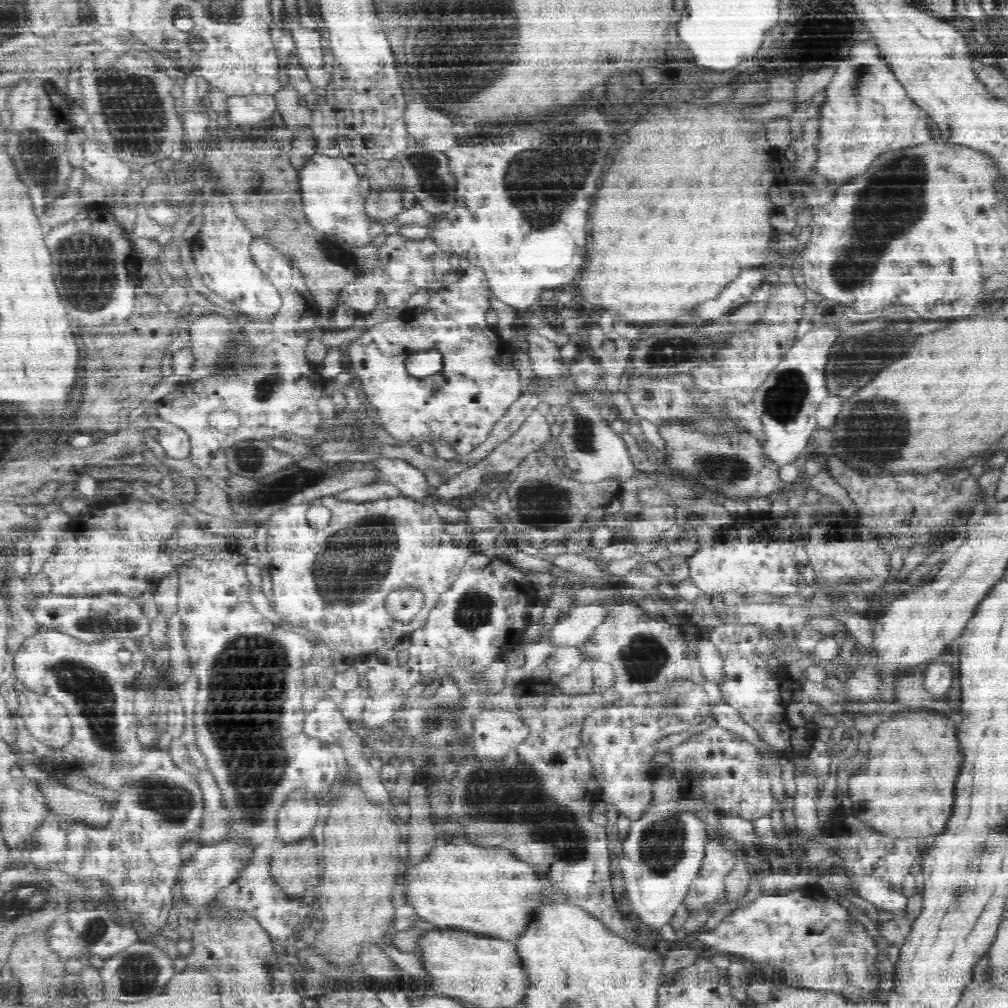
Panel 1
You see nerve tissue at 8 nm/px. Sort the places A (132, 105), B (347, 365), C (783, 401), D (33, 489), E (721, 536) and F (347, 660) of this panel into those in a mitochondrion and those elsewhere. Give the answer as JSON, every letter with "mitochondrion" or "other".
{"A":"mitochondrion","B":"other","C":"mitochondrion","D":"other","E":"other","F":"other"}

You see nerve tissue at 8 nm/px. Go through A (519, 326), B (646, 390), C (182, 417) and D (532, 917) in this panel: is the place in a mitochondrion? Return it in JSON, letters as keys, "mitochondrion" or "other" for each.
{"A":"other","B":"mitochondrion","C":"other","D":"other"}

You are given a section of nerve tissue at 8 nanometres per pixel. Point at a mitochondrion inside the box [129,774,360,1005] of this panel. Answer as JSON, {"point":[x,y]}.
{"point":[269,973]}

